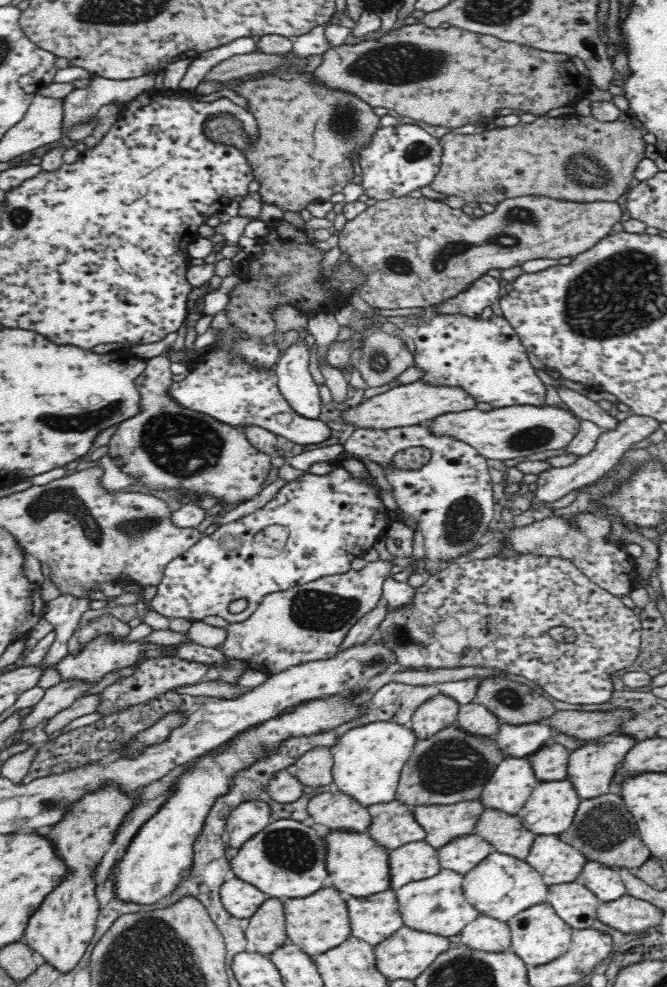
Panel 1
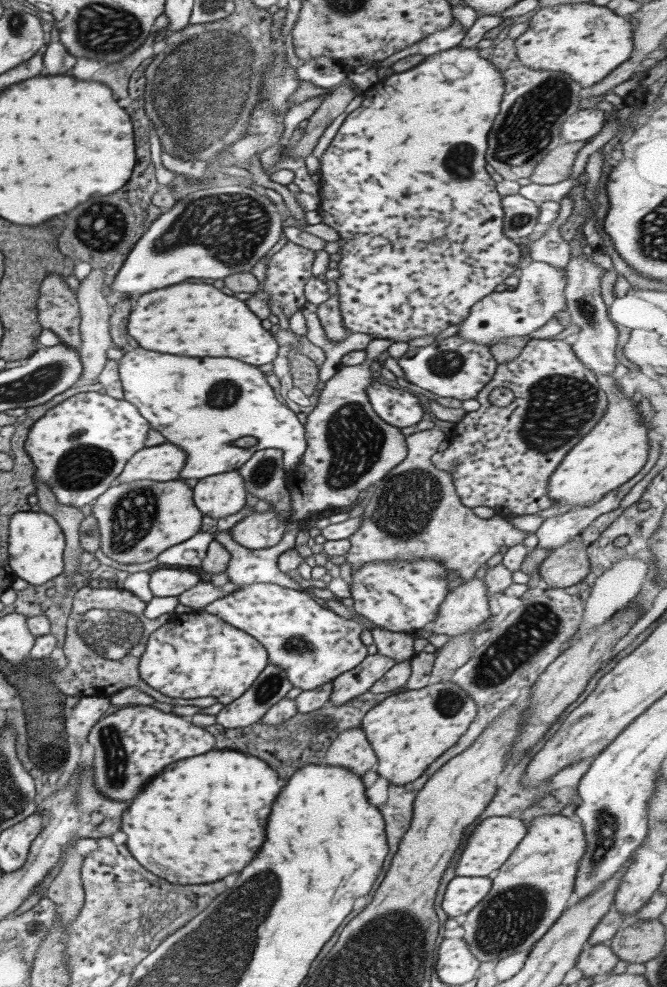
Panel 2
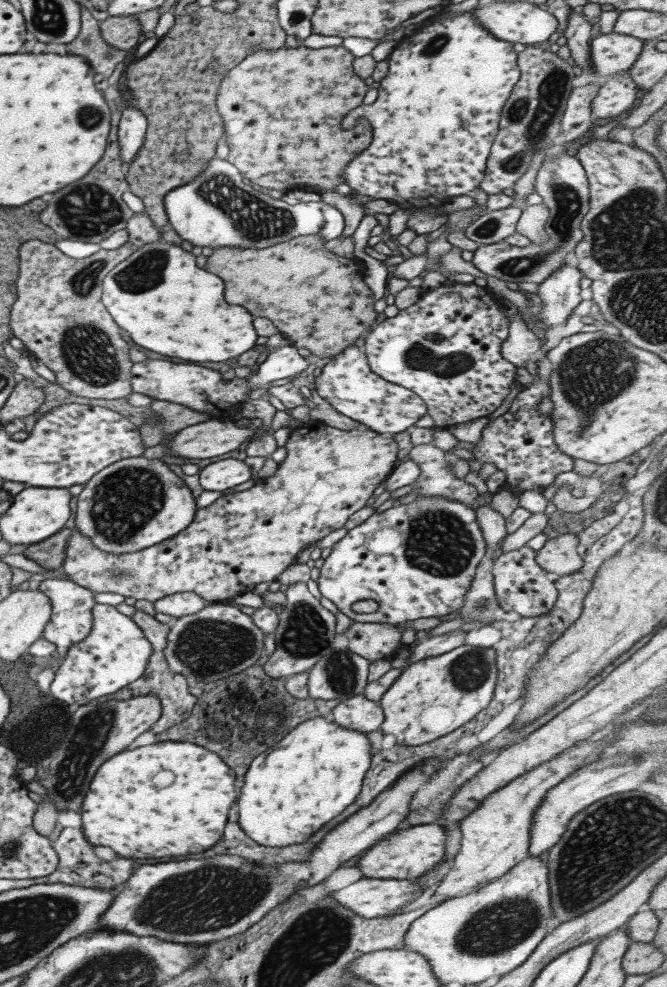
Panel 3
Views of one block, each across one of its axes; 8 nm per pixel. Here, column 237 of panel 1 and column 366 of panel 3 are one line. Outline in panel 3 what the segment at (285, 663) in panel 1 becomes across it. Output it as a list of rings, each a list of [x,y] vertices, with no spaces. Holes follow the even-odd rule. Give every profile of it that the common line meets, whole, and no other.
[[[352,622],[343,632],[347,649],[368,661],[389,659],[402,647],[401,632],[384,623]]]

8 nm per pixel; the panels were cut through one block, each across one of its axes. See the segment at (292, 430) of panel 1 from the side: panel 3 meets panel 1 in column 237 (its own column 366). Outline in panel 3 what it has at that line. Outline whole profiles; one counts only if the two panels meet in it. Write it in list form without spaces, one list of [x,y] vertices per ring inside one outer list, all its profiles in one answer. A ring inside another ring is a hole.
[[[359,343],[333,355],[314,378],[314,387],[338,413],[382,435],[403,432],[426,414],[425,403],[415,393],[373,374]]]

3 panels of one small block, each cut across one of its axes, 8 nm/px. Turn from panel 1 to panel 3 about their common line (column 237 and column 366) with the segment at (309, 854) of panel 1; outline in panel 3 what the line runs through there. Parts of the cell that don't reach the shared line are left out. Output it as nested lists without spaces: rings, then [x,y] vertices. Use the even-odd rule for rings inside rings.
[[[437,822],[394,829],[378,839],[375,844],[371,844],[366,853],[355,863],[355,867],[363,873],[363,877],[367,878],[413,881],[443,860],[445,842],[447,842],[445,830]]]

